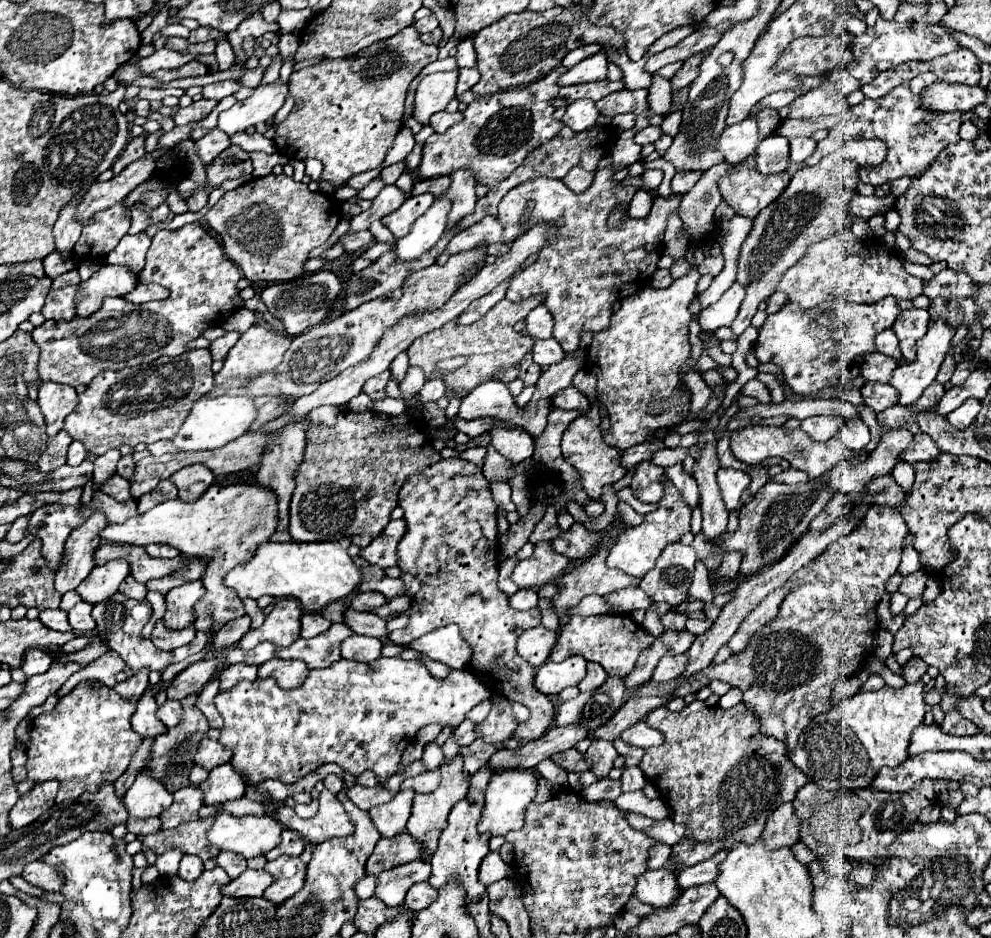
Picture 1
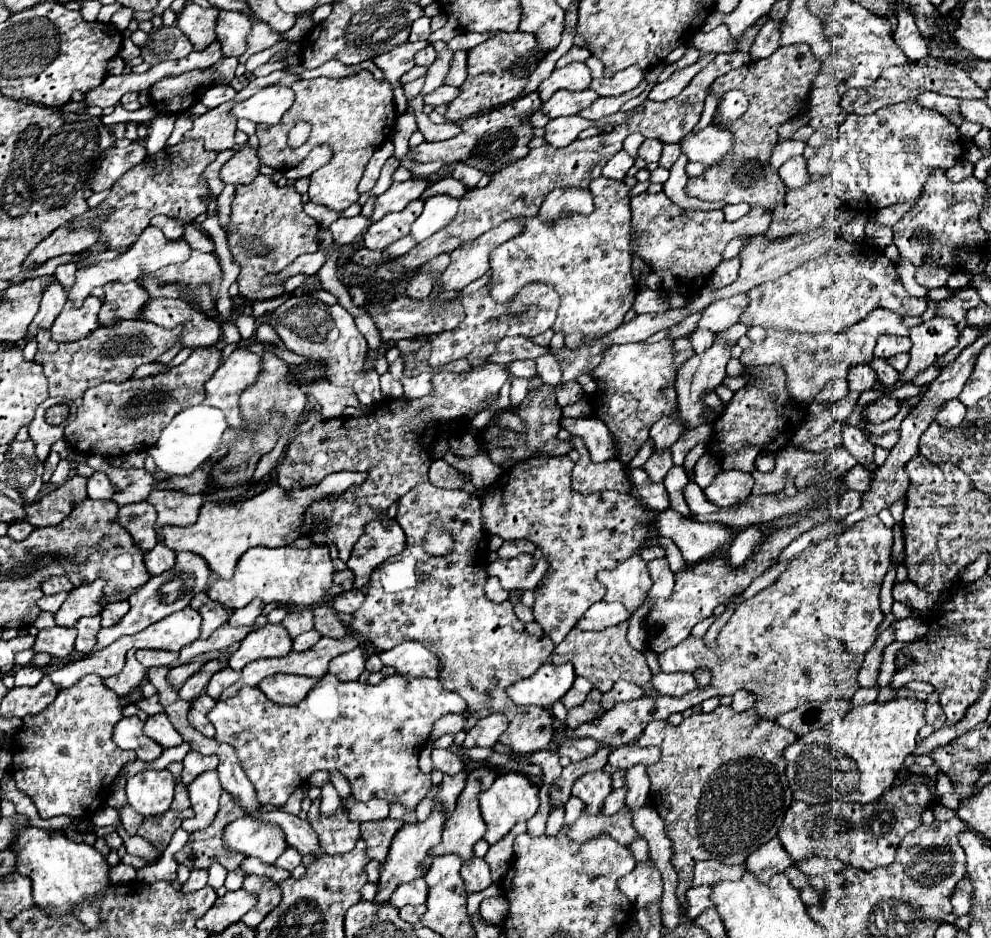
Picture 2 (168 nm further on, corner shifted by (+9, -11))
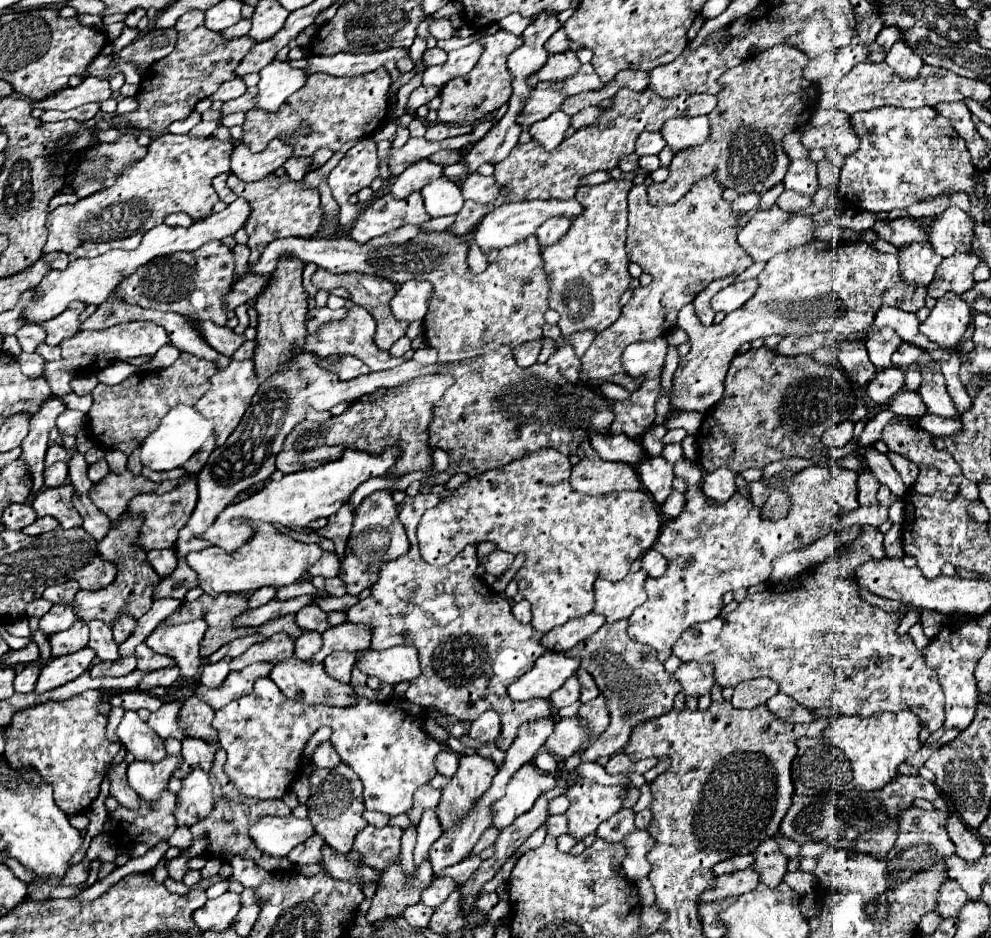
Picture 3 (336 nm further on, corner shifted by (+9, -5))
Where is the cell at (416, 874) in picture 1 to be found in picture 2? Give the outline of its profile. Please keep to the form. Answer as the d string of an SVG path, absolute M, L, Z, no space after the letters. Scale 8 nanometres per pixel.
M416 879L412 883L406 883L402 887L398 887L392 893L390 905L394 905L396 909L404 907L404 905L424 905L428 897L428 885L424 879Z

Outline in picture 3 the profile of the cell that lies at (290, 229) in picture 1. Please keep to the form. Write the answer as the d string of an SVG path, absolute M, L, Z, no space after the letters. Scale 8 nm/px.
M230 173L228 177L228 187L244 197L250 203L250 217L246 219L246 233L248 233L248 247L252 251L252 263L250 267L254 267L254 263L258 263L258 257L262 255L262 249L278 239L278 237L304 237L310 239L318 227L320 227L320 219L322 219L322 211L320 211L320 195L316 189L304 189L300 181L292 181L288 175L266 175L260 181L254 183L242 183L234 173Z

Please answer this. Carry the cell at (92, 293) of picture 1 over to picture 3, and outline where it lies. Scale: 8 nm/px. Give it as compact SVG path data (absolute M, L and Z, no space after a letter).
M74 301L64 313L60 313L58 317L42 323L42 327L46 329L46 343L48 345L60 345L62 339L72 337L80 331L80 313L86 309L86 305L80 301Z

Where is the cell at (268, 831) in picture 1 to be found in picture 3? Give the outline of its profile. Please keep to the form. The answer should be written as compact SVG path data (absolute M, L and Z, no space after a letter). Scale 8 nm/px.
M262 817L248 829L254 845L272 857L286 857L292 847L300 845L314 835L308 819L288 817Z

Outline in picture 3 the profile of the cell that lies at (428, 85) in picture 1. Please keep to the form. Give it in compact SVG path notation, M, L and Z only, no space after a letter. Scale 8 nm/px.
M430 19L430 33L436 37L436 39L452 39L454 37L454 27L448 19L440 19L440 21L434 21Z

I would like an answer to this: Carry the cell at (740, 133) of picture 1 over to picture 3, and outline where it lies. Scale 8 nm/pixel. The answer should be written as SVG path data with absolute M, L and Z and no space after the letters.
M676 117L666 121L662 135L666 143L674 149L674 153L688 149L688 147L698 147L706 143L710 137L710 121L708 117Z

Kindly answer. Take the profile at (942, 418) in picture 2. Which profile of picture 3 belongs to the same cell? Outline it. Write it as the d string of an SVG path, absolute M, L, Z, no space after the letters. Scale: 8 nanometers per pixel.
M932 365L916 367L922 375L920 397L926 403L926 413L940 415L940 417L956 417L958 409L954 409L954 401L946 391L946 383L942 381L942 373Z

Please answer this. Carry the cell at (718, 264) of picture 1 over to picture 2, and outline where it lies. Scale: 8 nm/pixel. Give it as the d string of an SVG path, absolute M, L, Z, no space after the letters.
M736 237L734 239L732 239L726 246L723 255L722 255L722 259L723 260L727 260L727 259L731 259L732 257L734 257L734 255L739 255L740 250L742 249L742 237Z

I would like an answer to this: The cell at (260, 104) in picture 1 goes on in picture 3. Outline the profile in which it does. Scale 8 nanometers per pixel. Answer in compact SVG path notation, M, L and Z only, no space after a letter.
M272 61L260 71L258 95L254 97L254 107L266 113L276 113L282 103L296 93L306 83L306 75L300 69L292 69L288 61Z

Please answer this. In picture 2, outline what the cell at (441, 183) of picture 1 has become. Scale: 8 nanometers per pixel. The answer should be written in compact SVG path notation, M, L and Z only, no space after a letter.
M446 177L446 179L440 179L440 181L432 183L432 185L424 191L422 199L428 199L430 195L440 195L440 193L446 193L446 195L452 195L452 197L456 197L456 199L462 199L468 191L470 191L470 189L468 189L462 181L452 179L452 177Z

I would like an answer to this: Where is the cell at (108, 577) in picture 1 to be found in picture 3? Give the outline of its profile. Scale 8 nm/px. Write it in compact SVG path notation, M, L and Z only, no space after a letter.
M52 605L52 609L40 619L40 629L46 635L52 635L56 631L70 629L76 621L80 621L80 617L74 613L74 605Z

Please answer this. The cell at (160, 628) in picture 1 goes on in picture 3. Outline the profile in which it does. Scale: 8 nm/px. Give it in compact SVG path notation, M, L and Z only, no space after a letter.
M138 645L136 647L136 659L138 659L138 669L144 671L156 671L162 667L174 667L174 659L162 655L162 653L154 653L148 645Z

